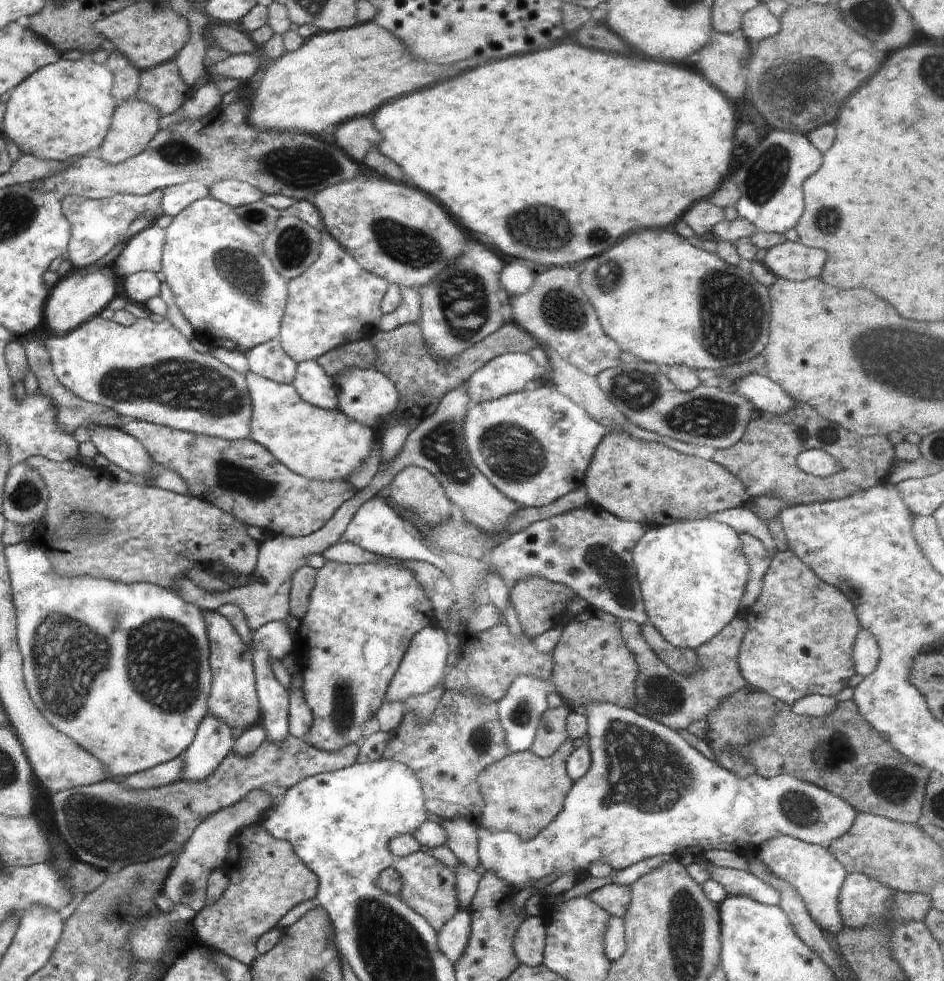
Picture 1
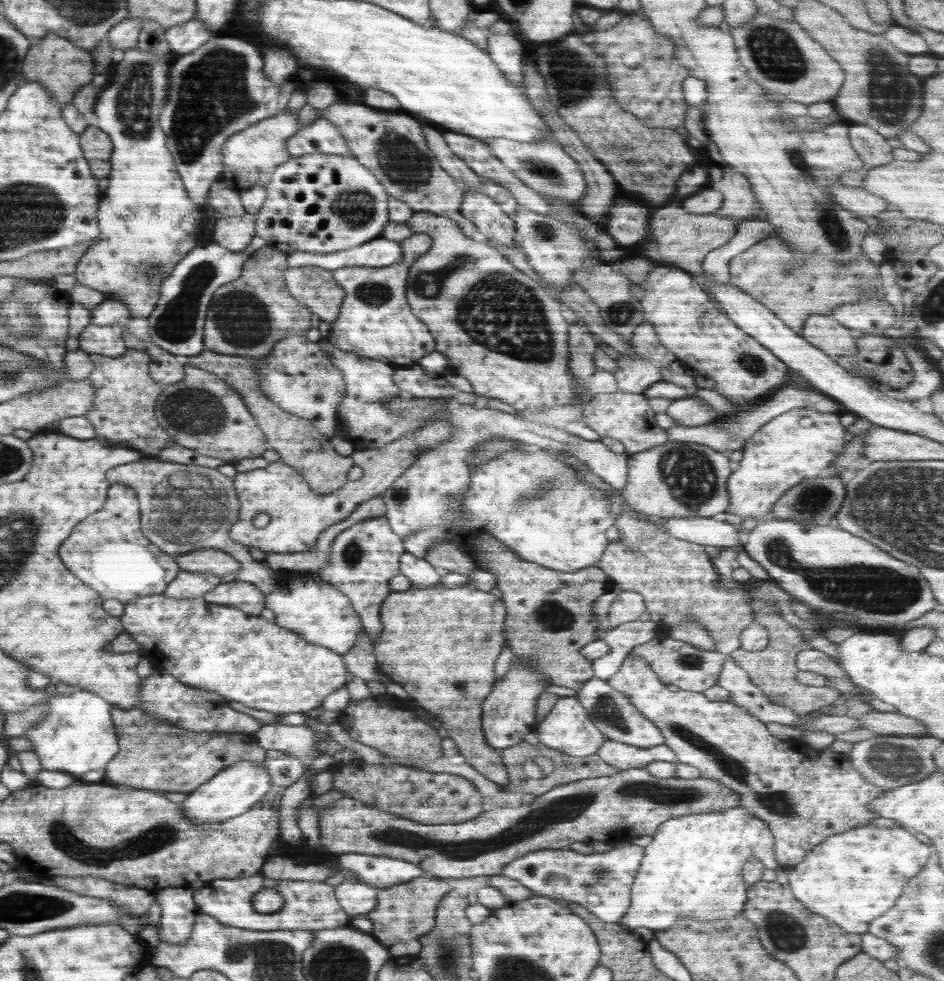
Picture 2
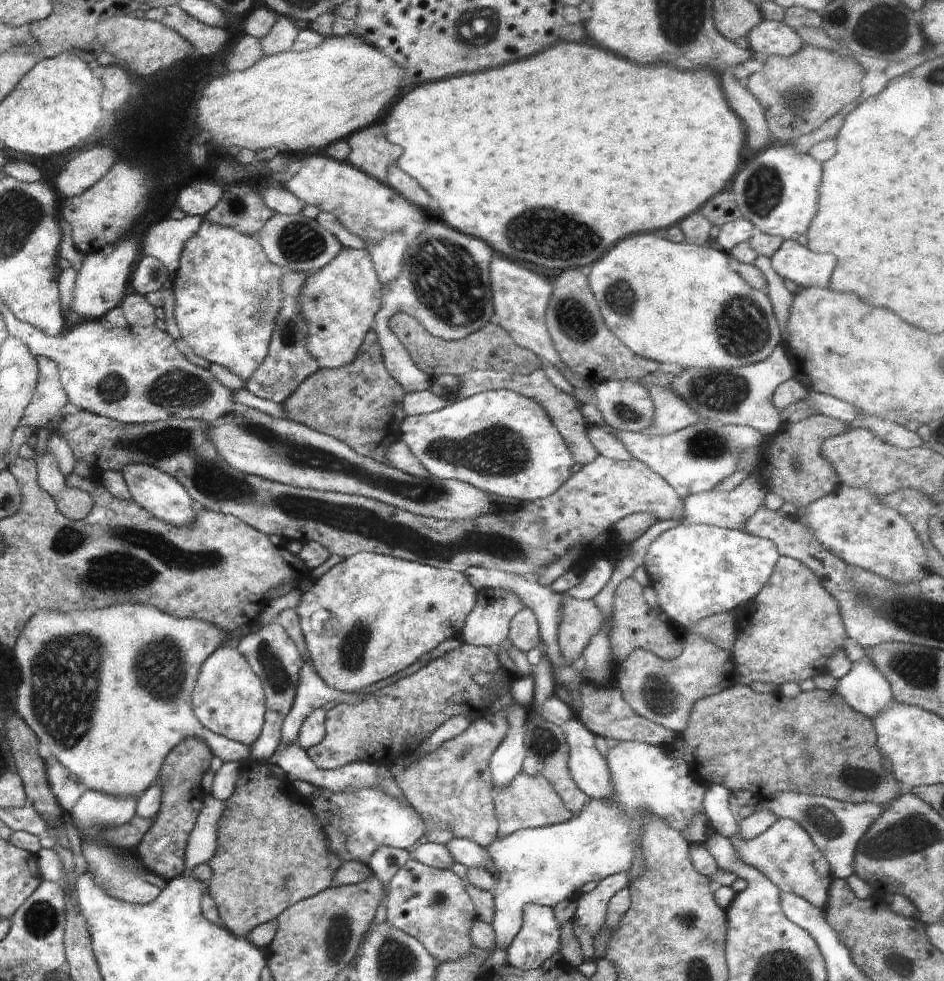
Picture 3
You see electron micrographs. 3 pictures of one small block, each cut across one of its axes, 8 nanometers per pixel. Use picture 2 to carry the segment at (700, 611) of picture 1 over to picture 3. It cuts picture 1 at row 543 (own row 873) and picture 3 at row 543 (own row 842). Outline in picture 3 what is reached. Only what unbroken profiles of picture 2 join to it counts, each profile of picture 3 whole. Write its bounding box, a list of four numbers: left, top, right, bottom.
[642,523,781,632]

